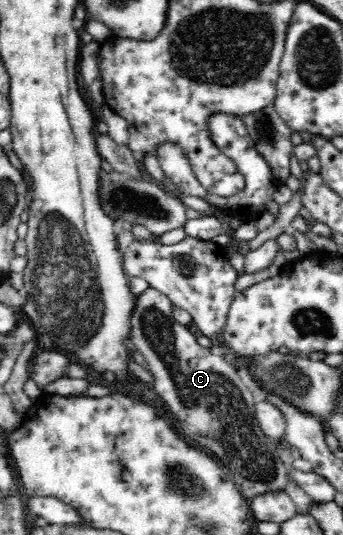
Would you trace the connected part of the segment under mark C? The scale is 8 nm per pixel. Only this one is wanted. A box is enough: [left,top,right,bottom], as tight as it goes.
[130,286,288,500]

